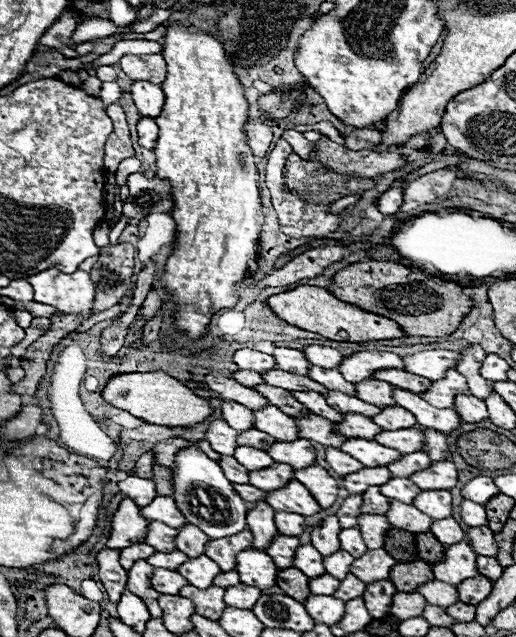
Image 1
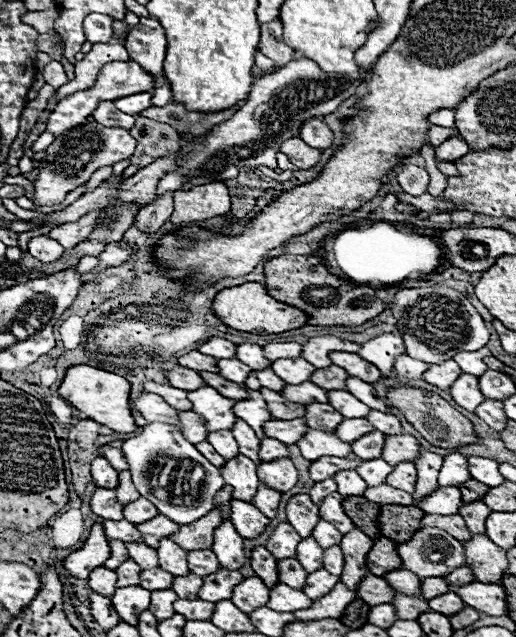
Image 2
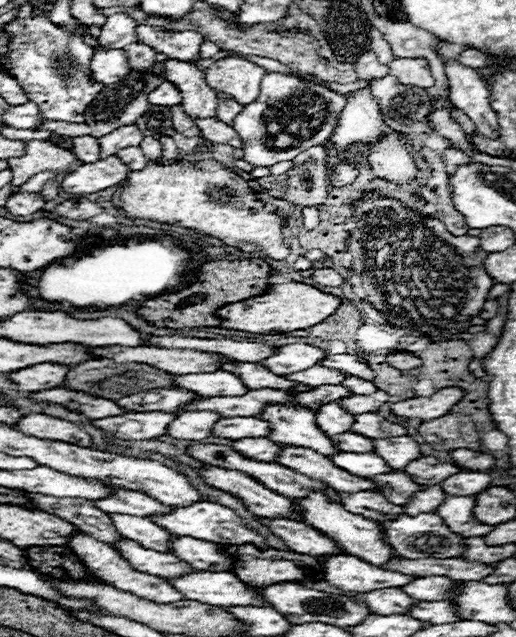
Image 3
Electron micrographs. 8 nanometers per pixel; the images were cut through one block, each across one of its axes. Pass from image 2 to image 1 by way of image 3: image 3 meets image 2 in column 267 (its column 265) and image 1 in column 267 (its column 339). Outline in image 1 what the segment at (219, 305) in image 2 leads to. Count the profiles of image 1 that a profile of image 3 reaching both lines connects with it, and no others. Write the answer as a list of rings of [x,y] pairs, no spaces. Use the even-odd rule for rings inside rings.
[[[296,286],[292,290],[274,294],[266,300],[266,306],[284,322],[320,334],[324,338],[336,340],[336,342],[366,342],[366,340],[390,340],[390,338],[400,338],[404,332],[396,322],[384,316],[376,316],[372,312],[366,312],[358,306],[340,302],[334,298],[326,288],[318,286]]]

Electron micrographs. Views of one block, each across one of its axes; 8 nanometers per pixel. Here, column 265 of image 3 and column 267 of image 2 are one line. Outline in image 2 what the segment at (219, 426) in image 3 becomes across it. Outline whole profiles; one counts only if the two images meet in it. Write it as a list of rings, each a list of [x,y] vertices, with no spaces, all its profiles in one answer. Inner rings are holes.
[[[294,418],[292,422],[276,422],[276,420],[268,420],[262,426],[264,434],[268,438],[276,438],[284,444],[296,444],[308,430],[306,422],[302,418]]]

